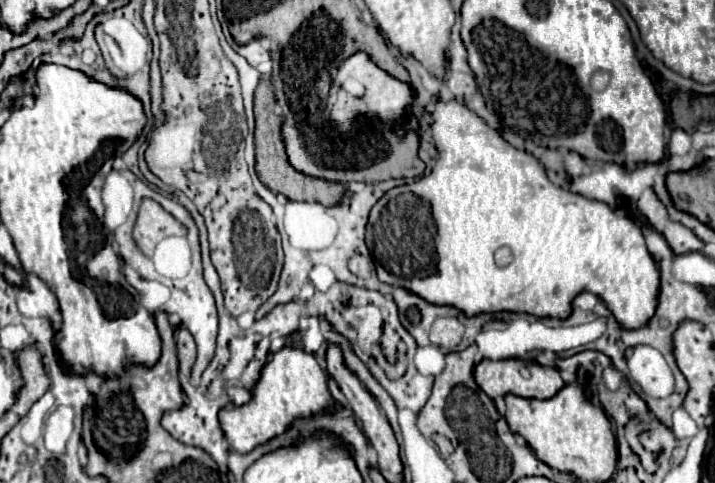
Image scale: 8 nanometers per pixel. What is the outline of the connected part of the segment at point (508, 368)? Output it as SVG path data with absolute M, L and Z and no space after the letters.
M505 358L505 360L481 360L475 370L473 378L477 378L477 386L489 394L489 398L515 394L523 398L551 398L563 388L563 380L557 372L557 368L551 366L539 366L535 362L523 362L519 358Z

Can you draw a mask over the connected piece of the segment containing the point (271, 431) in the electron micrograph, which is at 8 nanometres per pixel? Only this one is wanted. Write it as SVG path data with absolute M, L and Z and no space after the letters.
M283 346L279 352L271 354L271 358L261 368L259 380L251 390L251 400L243 406L221 408L219 422L229 446L245 454L269 438L281 434L295 418L307 418L331 404L333 398L327 390L327 374L317 364L315 356L297 346Z

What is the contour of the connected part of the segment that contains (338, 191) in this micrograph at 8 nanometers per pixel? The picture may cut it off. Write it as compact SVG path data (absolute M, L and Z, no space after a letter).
M261 80L257 90L255 90L255 144L257 144L257 176L259 180L269 186L273 192L279 192L291 200L303 200L303 202L319 202L325 207L337 204L343 198L343 190L345 186L339 182L329 182L329 180L321 180L321 178L313 178L307 174L297 172L285 154L285 144L283 144L283 136L281 136L281 126L283 120L281 116L277 116L273 112L275 106L275 94L271 88L269 80Z

